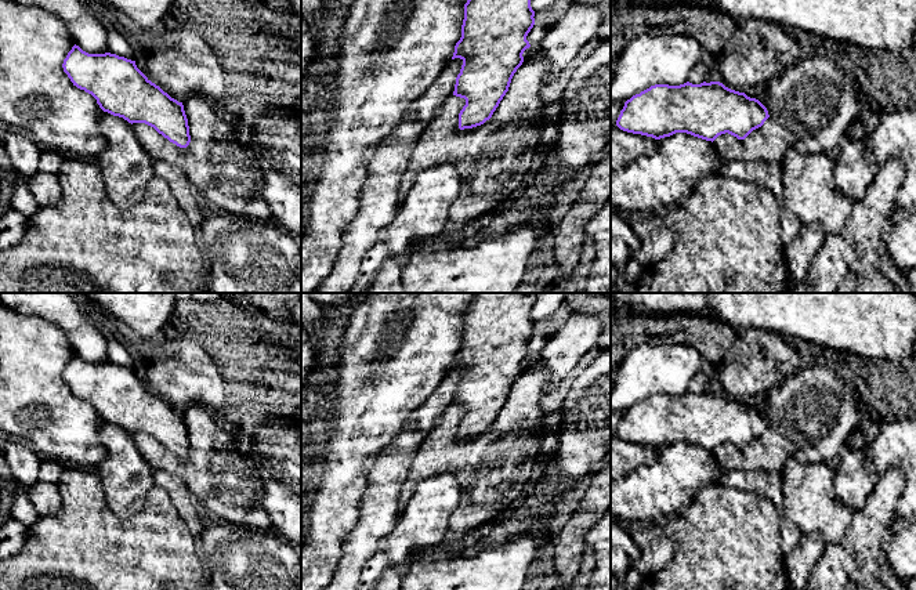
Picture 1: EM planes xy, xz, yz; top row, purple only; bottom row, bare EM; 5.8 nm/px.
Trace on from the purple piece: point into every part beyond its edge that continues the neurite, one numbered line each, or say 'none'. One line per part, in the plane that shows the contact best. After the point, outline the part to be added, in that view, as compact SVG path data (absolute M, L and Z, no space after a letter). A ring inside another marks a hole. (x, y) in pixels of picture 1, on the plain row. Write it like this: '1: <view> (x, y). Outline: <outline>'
none

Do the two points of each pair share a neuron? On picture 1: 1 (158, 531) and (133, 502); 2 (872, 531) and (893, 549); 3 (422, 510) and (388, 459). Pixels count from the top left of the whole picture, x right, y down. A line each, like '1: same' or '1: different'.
1: different
2: different
3: different

